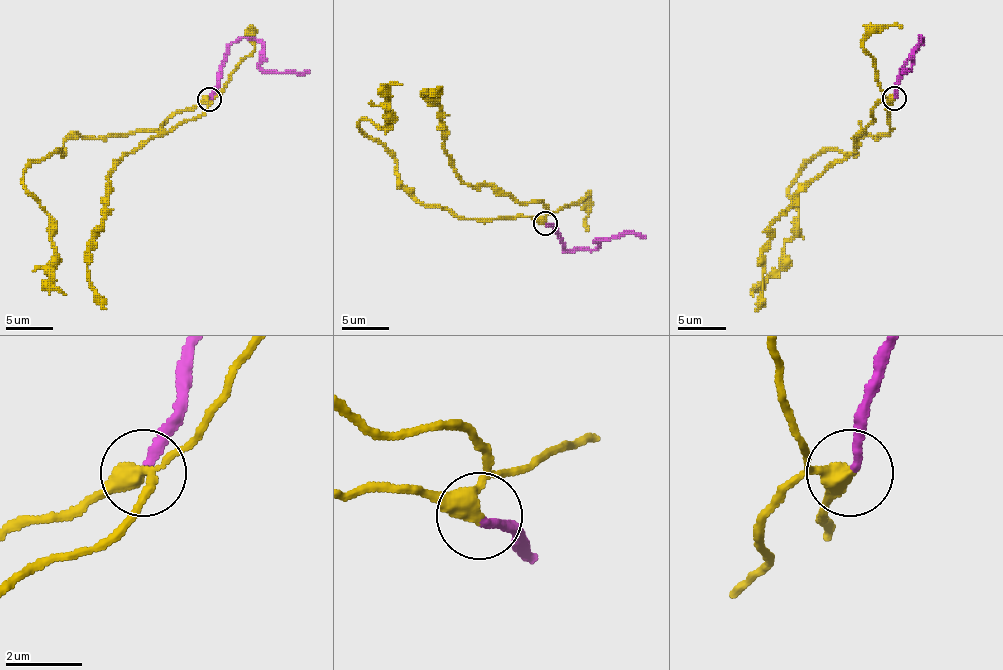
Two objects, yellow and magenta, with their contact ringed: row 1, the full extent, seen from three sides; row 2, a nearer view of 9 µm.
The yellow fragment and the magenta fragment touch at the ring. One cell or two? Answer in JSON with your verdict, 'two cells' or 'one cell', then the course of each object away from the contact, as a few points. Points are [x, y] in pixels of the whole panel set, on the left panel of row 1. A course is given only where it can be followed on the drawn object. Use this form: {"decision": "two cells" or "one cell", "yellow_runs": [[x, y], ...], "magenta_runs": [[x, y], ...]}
{"decision": "one cell", "yellow_runs": [[210, 98], [158, 129], [70, 136], [63, 155], [26, 169], [66, 294]], "magenta_runs": [[210, 98], [226, 49], [243, 37], [255, 37], [262, 44], [259, 65], [264, 70], [309, 72]]}

